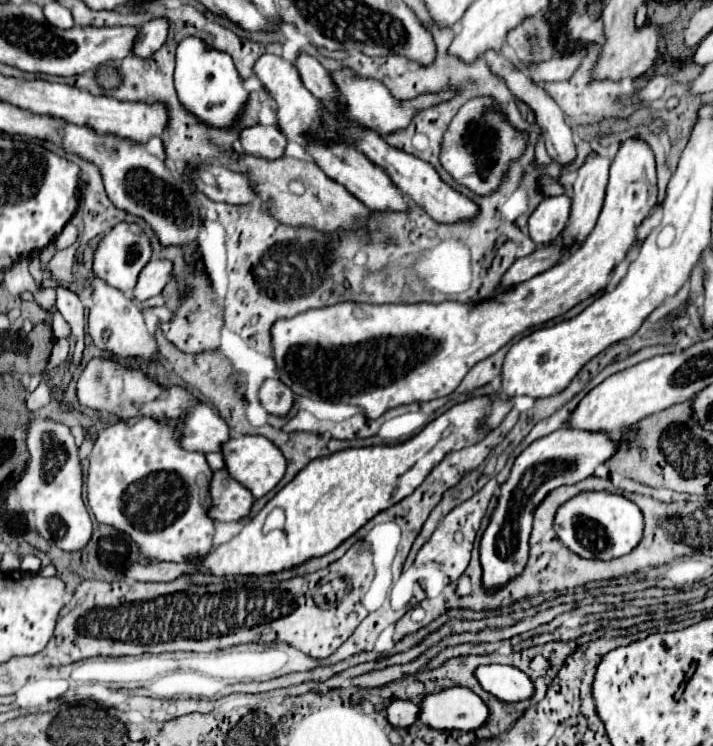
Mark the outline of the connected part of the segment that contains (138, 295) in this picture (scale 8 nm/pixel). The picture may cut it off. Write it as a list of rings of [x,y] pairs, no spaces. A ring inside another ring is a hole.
[[[152,259],[140,273],[138,283],[134,287],[134,301],[150,299],[166,287],[166,283],[172,279],[172,261],[168,259]]]

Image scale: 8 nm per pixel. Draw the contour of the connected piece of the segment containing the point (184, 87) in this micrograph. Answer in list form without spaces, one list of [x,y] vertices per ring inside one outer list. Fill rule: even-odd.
[[[186,37],[176,47],[176,71],[174,85],[180,103],[192,111],[198,119],[214,127],[228,127],[242,113],[248,99],[248,91],[242,87],[240,75],[226,51],[206,45],[198,37]]]

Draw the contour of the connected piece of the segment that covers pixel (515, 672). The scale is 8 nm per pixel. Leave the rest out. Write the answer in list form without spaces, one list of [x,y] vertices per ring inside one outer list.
[[[484,665],[476,669],[476,677],[484,691],[506,703],[526,701],[534,695],[532,679],[512,665]]]

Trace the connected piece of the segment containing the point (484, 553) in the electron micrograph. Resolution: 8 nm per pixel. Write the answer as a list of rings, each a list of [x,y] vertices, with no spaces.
[[[562,427],[542,439],[536,439],[532,445],[528,445],[514,461],[510,479],[502,485],[502,495],[500,495],[500,503],[496,507],[496,511],[490,517],[490,525],[482,535],[480,541],[480,561],[482,561],[482,585],[484,591],[488,595],[498,593],[508,581],[512,581],[514,577],[518,577],[526,563],[528,563],[528,537],[530,537],[530,529],[532,529],[532,513],[534,507],[538,507],[538,503],[548,495],[548,491],[554,491],[558,485],[574,485],[586,477],[592,477],[596,467],[606,463],[616,451],[618,447],[628,447],[628,429],[622,431],[622,435],[618,439],[612,439],[608,433],[604,431],[580,431],[580,429],[572,429],[572,427]]]

